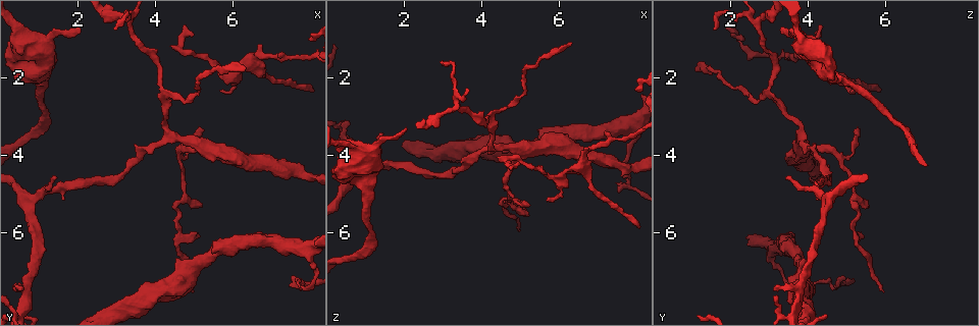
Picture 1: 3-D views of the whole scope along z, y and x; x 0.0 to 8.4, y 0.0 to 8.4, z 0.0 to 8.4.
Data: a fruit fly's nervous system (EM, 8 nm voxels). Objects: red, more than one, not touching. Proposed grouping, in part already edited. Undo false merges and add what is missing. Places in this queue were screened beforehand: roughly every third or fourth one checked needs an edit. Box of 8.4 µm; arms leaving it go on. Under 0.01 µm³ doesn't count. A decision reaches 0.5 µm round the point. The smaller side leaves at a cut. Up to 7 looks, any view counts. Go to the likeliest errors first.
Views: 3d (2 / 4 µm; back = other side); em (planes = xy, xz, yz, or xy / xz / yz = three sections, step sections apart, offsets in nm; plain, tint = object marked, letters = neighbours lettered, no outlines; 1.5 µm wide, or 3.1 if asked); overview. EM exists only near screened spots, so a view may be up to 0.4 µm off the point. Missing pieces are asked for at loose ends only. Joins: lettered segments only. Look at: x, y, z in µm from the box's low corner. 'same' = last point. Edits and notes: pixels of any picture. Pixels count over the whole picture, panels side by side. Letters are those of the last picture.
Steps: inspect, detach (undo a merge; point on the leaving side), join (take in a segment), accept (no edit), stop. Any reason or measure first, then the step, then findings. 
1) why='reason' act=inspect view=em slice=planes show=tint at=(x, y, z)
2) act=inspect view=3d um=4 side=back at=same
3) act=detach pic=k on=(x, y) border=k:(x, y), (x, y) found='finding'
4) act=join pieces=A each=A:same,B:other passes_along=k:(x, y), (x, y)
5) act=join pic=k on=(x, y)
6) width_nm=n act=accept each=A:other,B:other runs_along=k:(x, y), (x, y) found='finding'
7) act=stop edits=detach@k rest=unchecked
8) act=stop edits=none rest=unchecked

why='free end' act=inspect view=3d um=4 side=back at=(6.30, 1.75, 1.10)

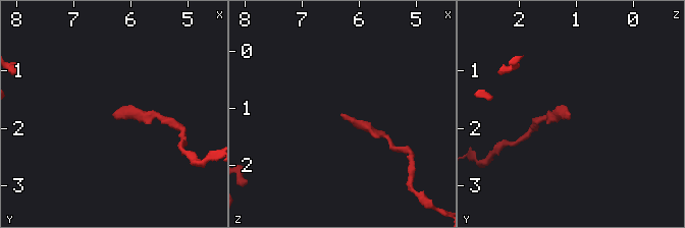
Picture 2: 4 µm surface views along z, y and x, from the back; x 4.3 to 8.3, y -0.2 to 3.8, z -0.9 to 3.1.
act=inspect view=em slice=planes show=letters at=(6.30, 1.75, 1.10)

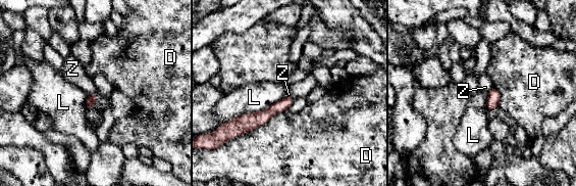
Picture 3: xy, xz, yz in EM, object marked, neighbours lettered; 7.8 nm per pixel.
act=accept each=D:other,L:other,Z:other border=3:(89, 93), (96, 95) found='none of them fits'

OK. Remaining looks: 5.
why='sharp bend' act=inspect view=em slice=xz step=4 show=letters at=(4.75, 1.35, 4.15)

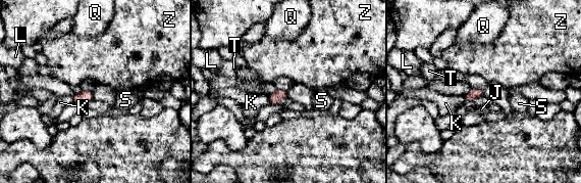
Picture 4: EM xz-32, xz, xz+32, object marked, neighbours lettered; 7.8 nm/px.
act=inspect view=em slice=planes show=letters at=same

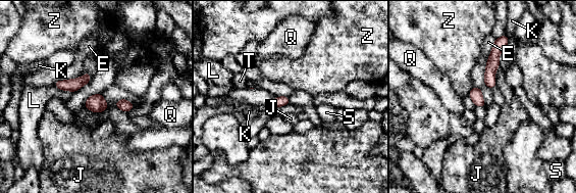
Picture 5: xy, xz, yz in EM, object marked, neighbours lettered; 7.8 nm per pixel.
act=accept each=E:other,J:other,K:other,L:other,Q:other,S:other,T:other,Z:other border=5:(473, 87), (468, 94) found='one cell here'

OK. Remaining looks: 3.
why='narrows sharply' act=inspect view=em slice=yz step=8 show=letters at=(4.65, 4.00, 4.80)

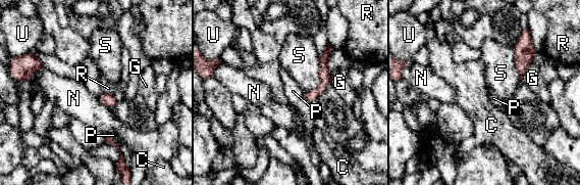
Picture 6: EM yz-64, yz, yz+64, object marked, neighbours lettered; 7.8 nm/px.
act=accept each=C:other,G:other,N:other,P:other,R:other,S:other,U:other border=6:(44, 68), (33, 72), (29, 80) found='one cell here'

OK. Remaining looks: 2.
act=stop edits=none rest=unchecked

